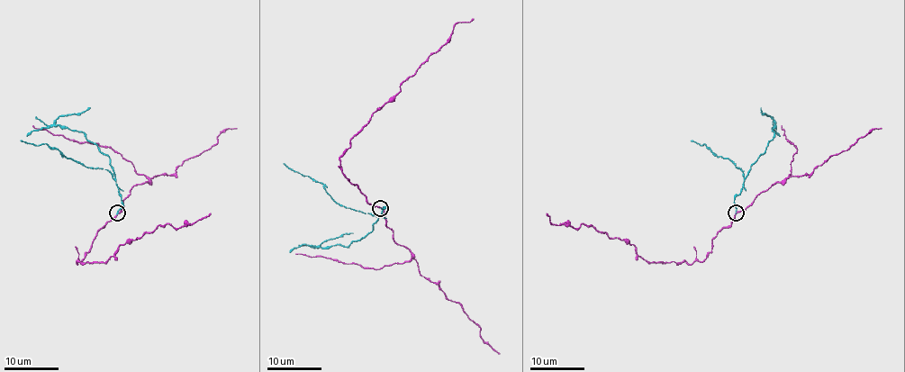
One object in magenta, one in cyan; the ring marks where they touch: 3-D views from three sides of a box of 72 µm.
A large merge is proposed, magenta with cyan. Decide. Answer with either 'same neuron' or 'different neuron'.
different neuron

